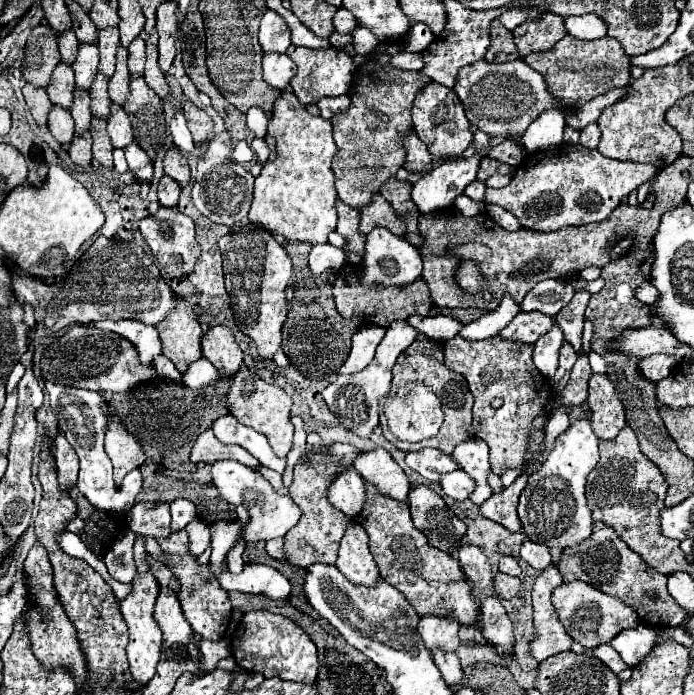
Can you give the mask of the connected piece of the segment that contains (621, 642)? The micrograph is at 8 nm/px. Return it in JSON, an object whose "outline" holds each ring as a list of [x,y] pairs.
{"outline":[[[640,623],[634,629],[622,631],[610,645],[620,653],[628,667],[636,667],[656,645],[656,635],[660,629]]]}

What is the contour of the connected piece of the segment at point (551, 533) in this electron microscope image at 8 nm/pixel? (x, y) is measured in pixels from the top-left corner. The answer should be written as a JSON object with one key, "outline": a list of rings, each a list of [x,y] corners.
{"outline":[[[580,419],[574,425],[570,425],[568,431],[556,439],[556,445],[550,451],[548,459],[542,463],[542,467],[536,473],[532,473],[528,477],[528,483],[520,495],[518,513],[520,513],[522,529],[532,541],[538,541],[548,547],[564,549],[564,547],[582,543],[592,533],[592,517],[590,517],[590,509],[586,505],[584,485],[586,485],[586,475],[596,467],[596,463],[598,463],[598,437],[590,429],[590,421]]]}

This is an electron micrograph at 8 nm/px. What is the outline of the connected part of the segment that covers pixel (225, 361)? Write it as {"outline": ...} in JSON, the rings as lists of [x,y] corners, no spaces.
{"outline":[[[214,325],[202,335],[202,355],[224,375],[232,377],[242,365],[242,351],[232,329]]]}

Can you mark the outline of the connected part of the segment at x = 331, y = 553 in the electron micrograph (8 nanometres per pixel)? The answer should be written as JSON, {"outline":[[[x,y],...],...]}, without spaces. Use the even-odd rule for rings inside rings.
{"outline":[[[338,443],[338,445],[328,447],[326,451],[314,453],[314,457],[308,463],[298,463],[294,467],[294,481],[288,487],[288,495],[300,507],[302,517],[296,523],[296,527],[292,527],[284,537],[284,555],[288,563],[306,567],[312,563],[334,563],[336,561],[340,539],[350,521],[342,511],[334,509],[326,501],[326,485],[330,485],[330,481],[334,479],[334,473],[350,467],[358,453],[360,453],[358,449]]]}

